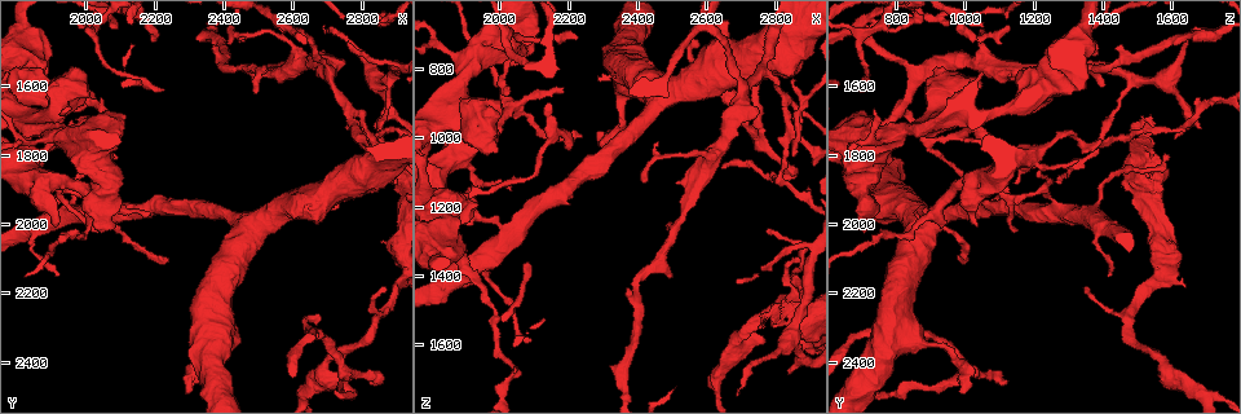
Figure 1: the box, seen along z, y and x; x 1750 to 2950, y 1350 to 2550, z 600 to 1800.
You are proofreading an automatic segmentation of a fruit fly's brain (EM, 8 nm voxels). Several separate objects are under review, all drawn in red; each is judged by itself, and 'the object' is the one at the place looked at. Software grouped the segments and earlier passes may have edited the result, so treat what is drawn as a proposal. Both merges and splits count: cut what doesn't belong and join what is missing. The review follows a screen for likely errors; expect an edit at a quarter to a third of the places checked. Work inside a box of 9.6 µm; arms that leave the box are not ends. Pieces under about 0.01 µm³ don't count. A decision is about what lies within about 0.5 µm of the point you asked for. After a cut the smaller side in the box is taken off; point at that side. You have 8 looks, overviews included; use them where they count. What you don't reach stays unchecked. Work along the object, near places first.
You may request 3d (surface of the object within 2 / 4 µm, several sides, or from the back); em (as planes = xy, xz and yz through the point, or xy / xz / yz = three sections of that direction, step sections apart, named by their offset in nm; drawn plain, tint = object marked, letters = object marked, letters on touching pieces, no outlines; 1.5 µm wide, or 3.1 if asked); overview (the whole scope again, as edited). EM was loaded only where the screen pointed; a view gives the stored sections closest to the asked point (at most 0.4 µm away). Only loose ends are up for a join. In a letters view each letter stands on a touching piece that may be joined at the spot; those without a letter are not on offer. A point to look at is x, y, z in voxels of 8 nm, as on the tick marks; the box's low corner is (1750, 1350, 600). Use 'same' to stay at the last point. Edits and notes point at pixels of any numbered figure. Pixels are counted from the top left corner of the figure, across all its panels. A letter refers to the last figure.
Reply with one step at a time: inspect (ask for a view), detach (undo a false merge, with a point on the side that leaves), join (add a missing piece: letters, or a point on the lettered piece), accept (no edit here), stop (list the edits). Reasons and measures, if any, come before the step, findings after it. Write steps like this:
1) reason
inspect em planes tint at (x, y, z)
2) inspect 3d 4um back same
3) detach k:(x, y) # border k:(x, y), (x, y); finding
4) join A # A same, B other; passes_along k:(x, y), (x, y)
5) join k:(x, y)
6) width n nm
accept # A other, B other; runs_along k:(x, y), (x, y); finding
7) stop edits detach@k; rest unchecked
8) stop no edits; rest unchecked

an open end
inspect 3d 2um at (2830, 2460, 1130)

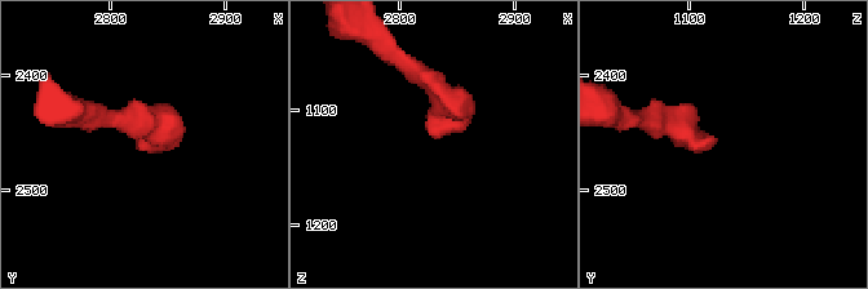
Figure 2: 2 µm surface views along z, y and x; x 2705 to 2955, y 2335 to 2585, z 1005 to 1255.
need the tissue
inspect em 3.1um planes plain at (2834, 2460, 1124)

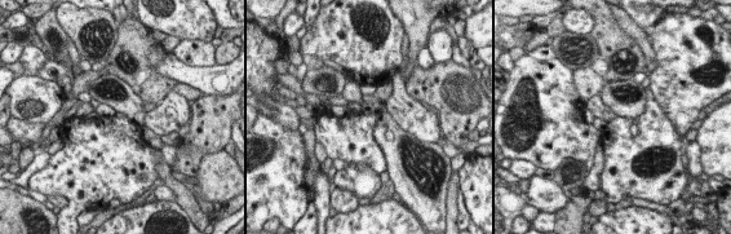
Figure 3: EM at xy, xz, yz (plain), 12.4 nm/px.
what lies round it
inspect em 3.1um planes letters same

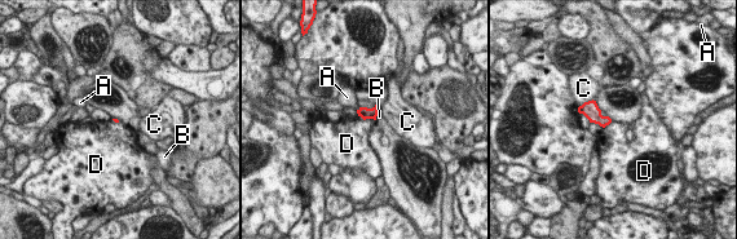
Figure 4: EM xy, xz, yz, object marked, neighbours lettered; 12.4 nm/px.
accept # A other, B other, C other, D other; border 4:(357, 113), (363, 119), (374, 119); none of them fits

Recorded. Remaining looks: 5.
tapers out
inspect em planes tint at (2240, 2110, 1000)

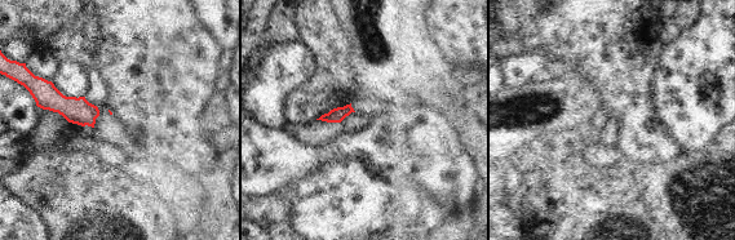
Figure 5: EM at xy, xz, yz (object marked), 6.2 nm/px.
what lies round it
inspect em planes letters same

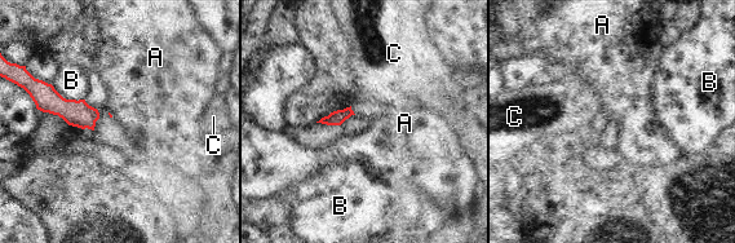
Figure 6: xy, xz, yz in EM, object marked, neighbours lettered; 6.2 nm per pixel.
longest_contact B 240 nm
accept # A other, B other, C other; border 6:(350, 106), (355, 114); no lettered piece goes on from it

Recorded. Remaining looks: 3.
three-way junction
inspect em xy step 4 plain at (2840, 1750, 970)

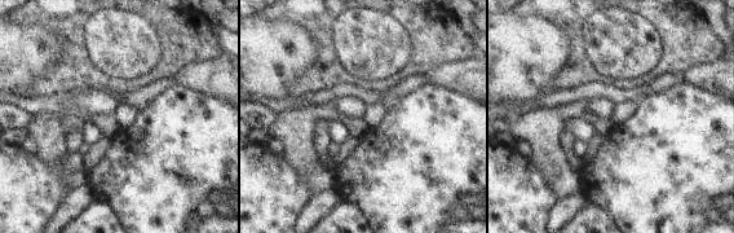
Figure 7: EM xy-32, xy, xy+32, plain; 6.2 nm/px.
inspect em xy step 4 letters same

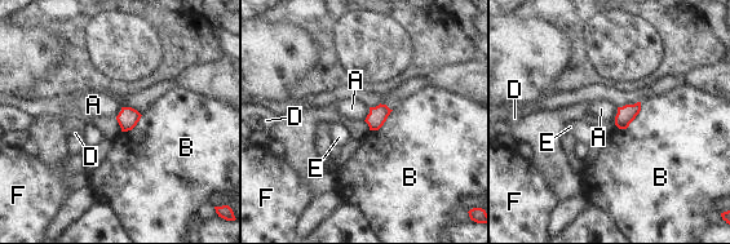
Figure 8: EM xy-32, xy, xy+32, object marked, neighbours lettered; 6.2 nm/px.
longest_contact B 220 nm
accept # A other, B other, D other, E other, F other; continuous, no second cell

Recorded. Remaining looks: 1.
stop no edits; rest unchecked

